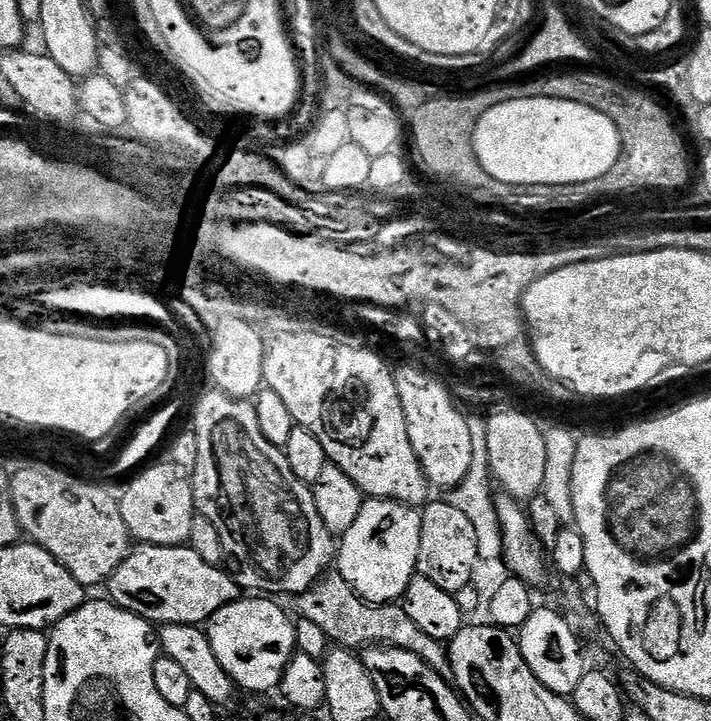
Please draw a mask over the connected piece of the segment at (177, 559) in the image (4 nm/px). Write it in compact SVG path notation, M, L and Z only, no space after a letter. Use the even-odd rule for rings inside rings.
M140 544L133 547L129 551L128 557L120 563L110 579L106 581L107 588L109 592L107 592L107 595L113 604L152 621L153 625L156 626L166 624L207 625L218 609L241 599L242 596L242 589L232 575L225 571L223 567L210 562L202 562L202 557L191 546L167 548L153 544Z

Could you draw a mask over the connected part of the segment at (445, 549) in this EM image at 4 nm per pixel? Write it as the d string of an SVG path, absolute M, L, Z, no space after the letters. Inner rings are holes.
M447 502L432 503L425 503L420 512L422 542L418 546L416 571L419 575L430 578L434 586L442 586L442 590L454 594L473 583L472 575L475 574L479 561L477 535L474 534L473 525L469 523L469 519L457 507Z

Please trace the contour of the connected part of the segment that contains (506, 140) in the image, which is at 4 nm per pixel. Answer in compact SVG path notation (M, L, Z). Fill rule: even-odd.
M518 98L510 102L496 104L486 114L480 116L480 121L476 124L476 129L472 132L472 148L476 152L476 160L498 182L507 184L592 184L603 181L605 174L618 162L620 145L622 143L621 129L616 127L616 121L606 118L598 110L590 110L590 106L578 106L578 102L566 102L558 98Z

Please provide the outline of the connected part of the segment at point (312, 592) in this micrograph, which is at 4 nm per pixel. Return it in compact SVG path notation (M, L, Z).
M339 574L321 576L312 587L295 597L294 604L295 615L306 622L314 622L314 626L322 626L322 634L326 634L333 645L349 650L363 650L369 646L401 648L410 654L418 654L418 658L422 658L422 662L429 664L439 676L448 678L452 675L445 645L430 638L430 634L422 634L403 606L399 603L365 604Z

